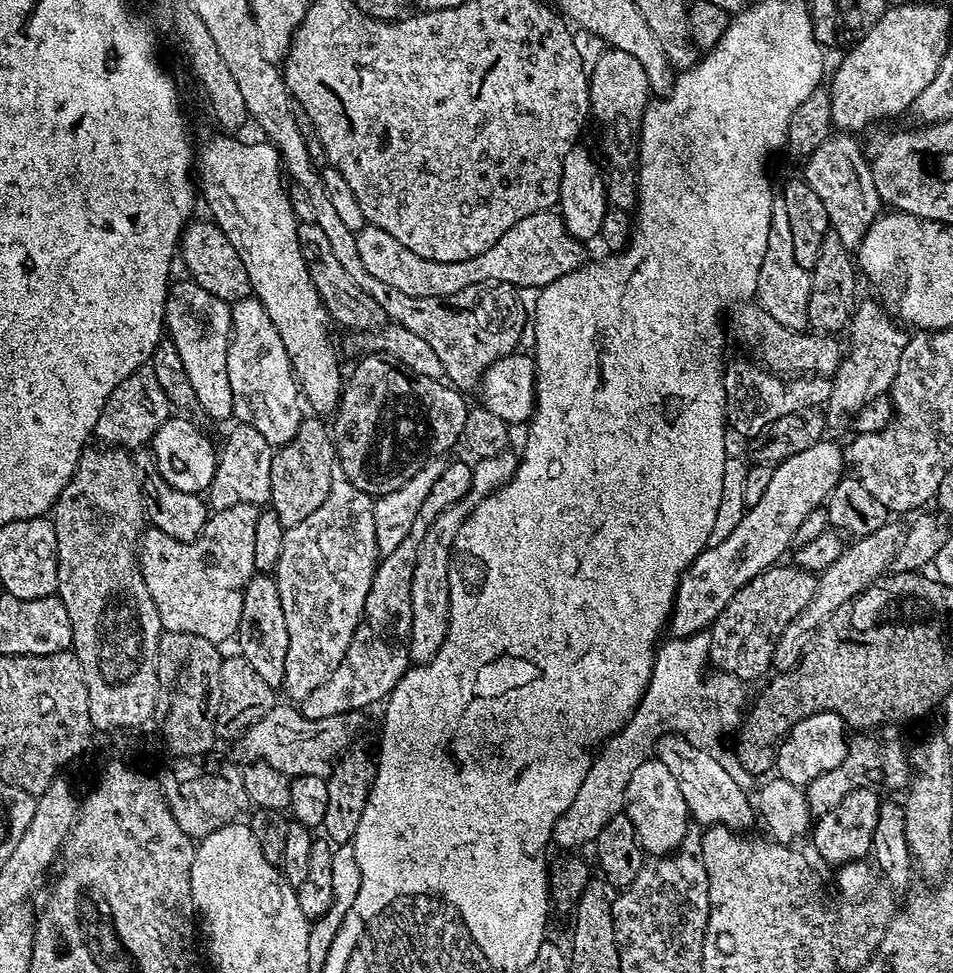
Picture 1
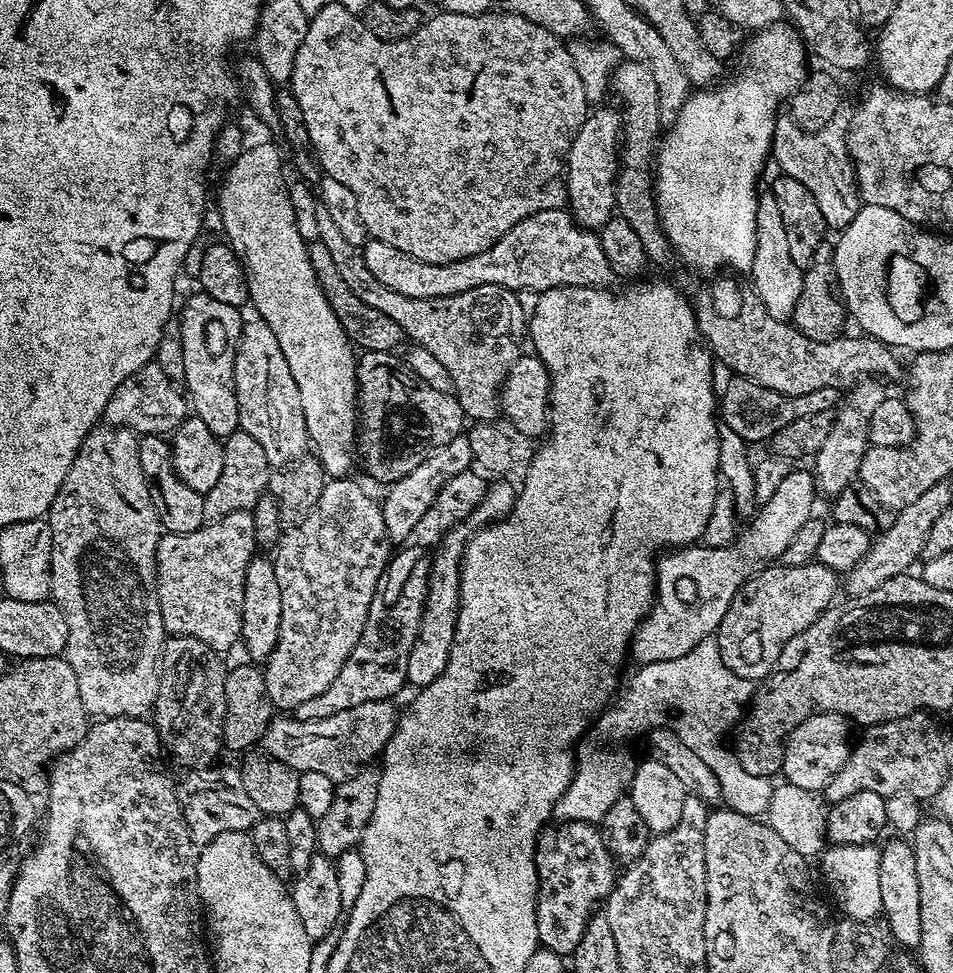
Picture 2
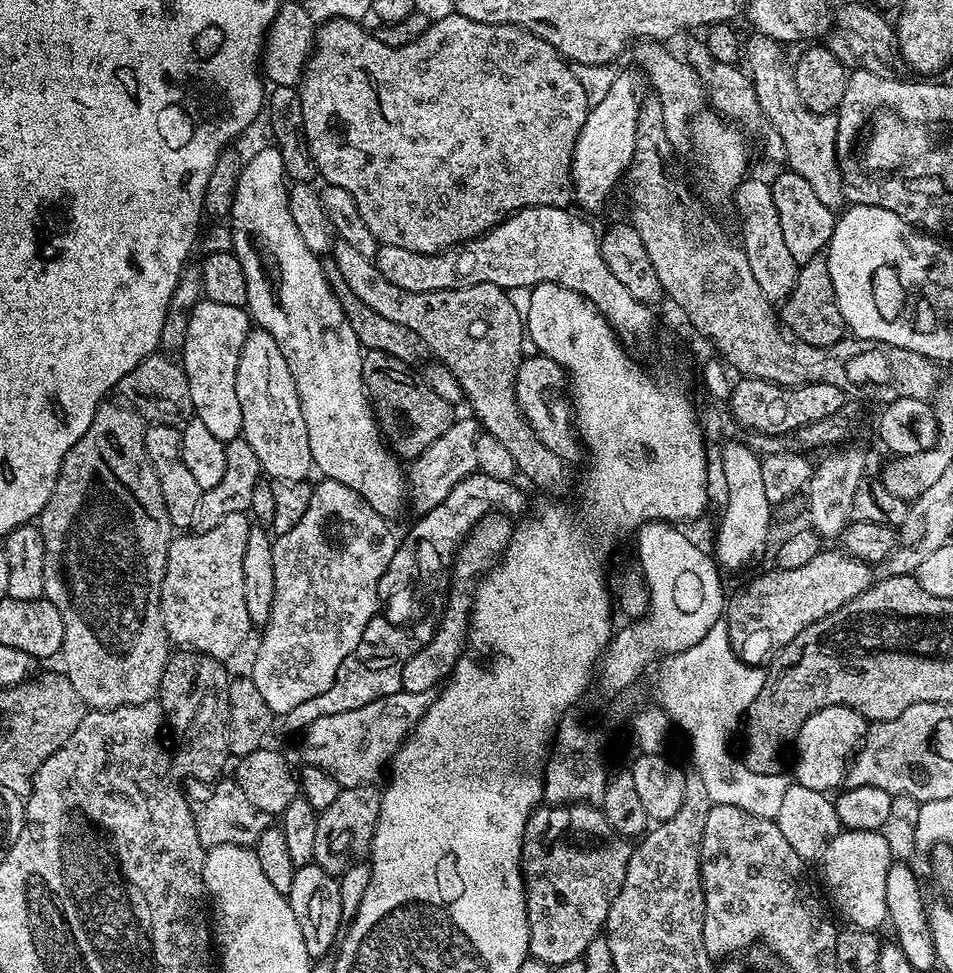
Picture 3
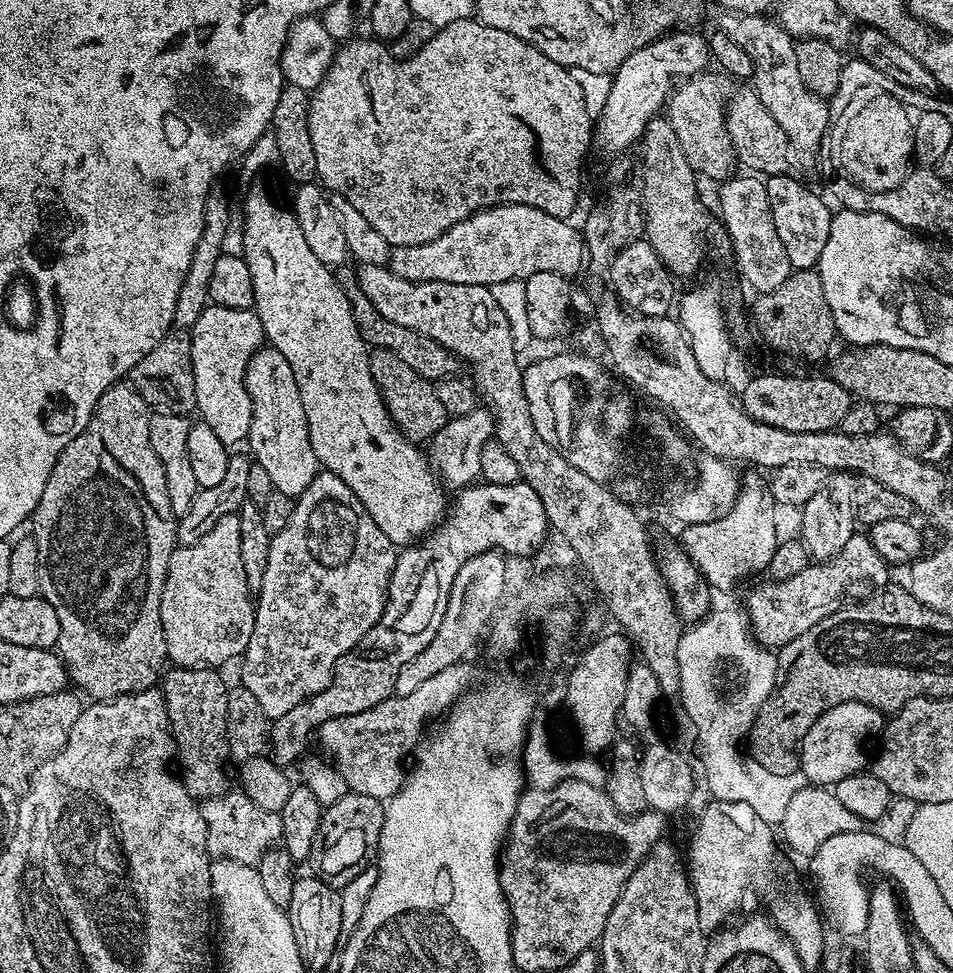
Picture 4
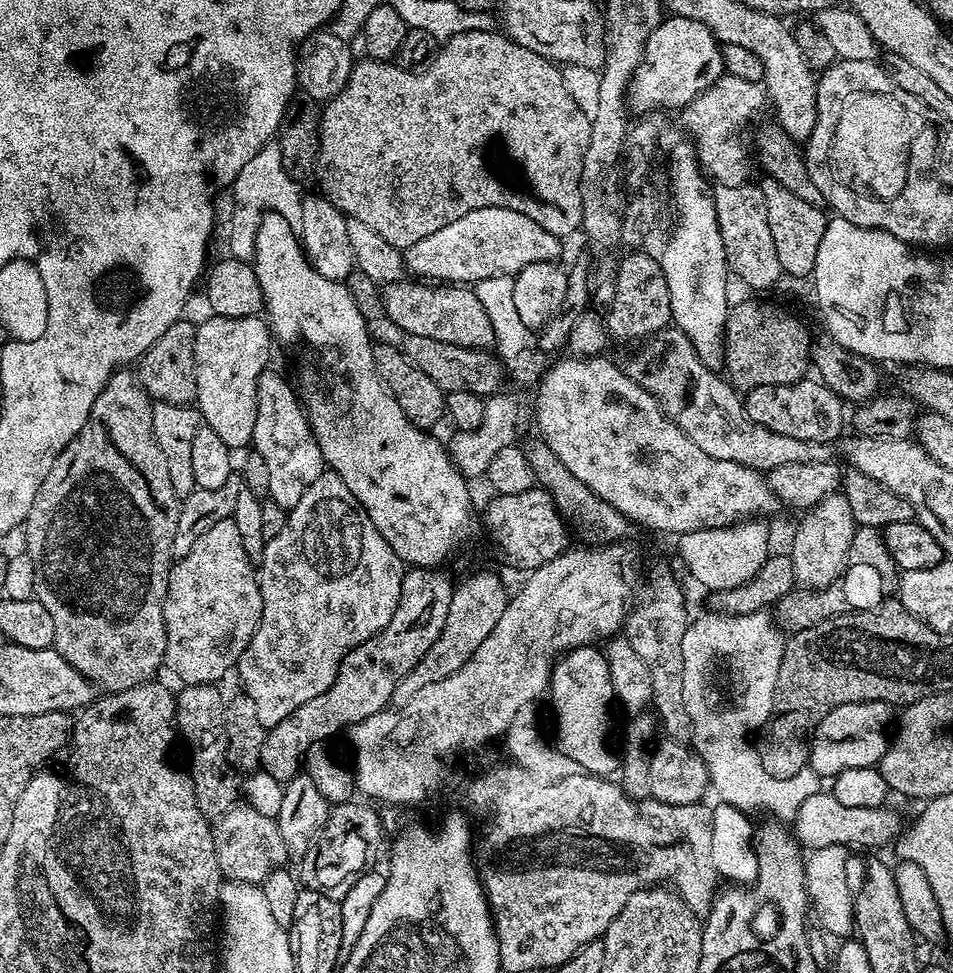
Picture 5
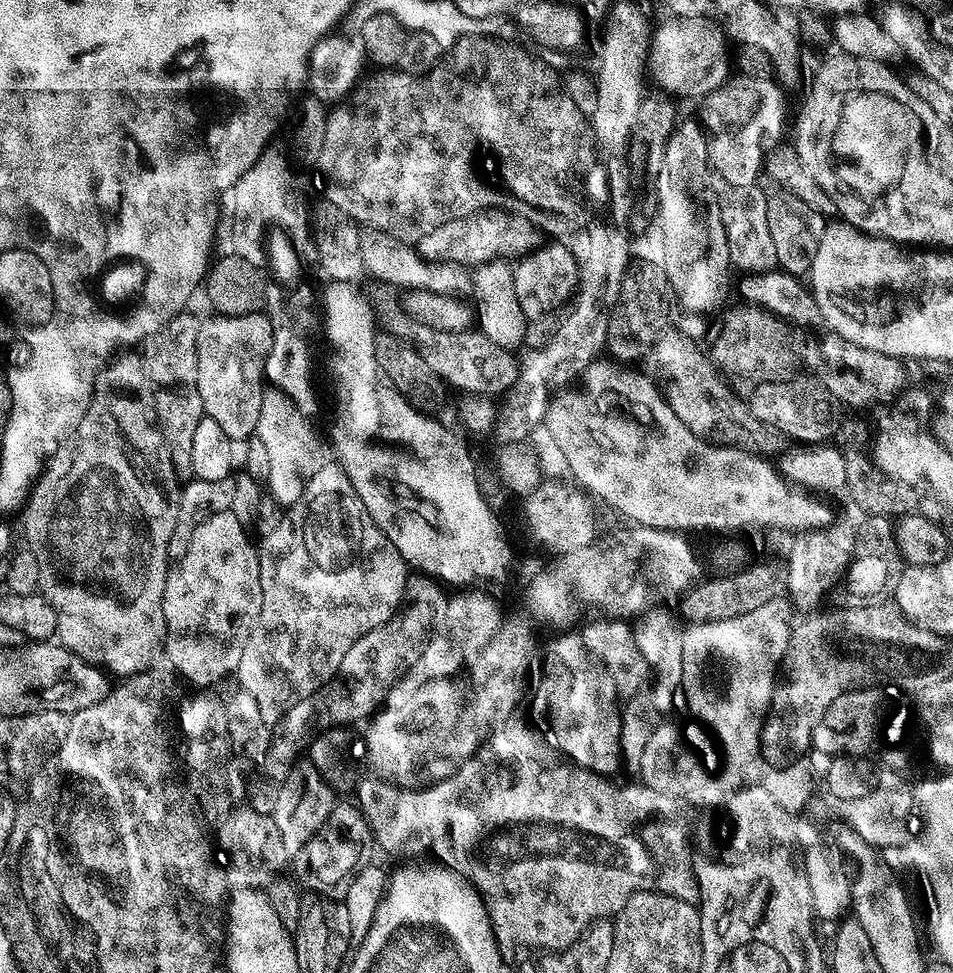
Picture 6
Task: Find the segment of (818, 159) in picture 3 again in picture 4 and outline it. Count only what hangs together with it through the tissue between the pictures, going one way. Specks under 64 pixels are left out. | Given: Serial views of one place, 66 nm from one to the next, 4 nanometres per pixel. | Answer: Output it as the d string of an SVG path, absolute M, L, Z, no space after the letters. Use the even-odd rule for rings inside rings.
M724 12L721 15L719 31L725 32L754 62L752 80L758 98L762 98L762 106L770 110L774 122L782 126L786 138L790 138L793 153L819 153L820 144L828 133L829 101L812 93L807 88L802 77L798 74L797 55L795 46L797 41L771 15L742 14L741 12Z

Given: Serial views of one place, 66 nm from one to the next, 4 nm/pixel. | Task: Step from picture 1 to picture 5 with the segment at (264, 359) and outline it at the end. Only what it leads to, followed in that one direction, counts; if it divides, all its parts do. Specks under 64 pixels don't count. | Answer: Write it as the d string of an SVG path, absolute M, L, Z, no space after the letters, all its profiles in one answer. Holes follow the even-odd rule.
M267 368L259 376L256 388L258 418L255 419L252 435L253 449L262 454L269 469L269 497L286 510L291 510L322 472L326 465L321 447L312 436L307 413L295 390L274 368Z

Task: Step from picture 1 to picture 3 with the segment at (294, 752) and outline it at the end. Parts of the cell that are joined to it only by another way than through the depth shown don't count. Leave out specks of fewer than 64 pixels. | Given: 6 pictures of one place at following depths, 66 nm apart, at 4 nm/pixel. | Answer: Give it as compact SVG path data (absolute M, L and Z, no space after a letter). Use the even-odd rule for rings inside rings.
M403 690L390 694L386 698L378 698L366 706L358 706L358 710L346 710L346 714L330 714L326 718L318 718L310 727L304 729L304 764L313 764L326 774L334 774L338 778L341 788L353 788L363 784L375 785L380 771L391 765L392 757L400 749L404 739L411 734L419 720L426 714L426 710L434 699L432 692L405 692Z

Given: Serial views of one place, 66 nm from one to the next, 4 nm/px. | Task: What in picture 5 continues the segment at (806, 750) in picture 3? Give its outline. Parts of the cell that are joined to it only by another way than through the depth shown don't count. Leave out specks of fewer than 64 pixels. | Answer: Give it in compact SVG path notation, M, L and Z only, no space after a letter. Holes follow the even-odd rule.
M881 700L850 702L830 710L830 714L816 725L811 737L810 767L821 778L834 778L842 770L877 767L888 749L893 720L893 705Z

